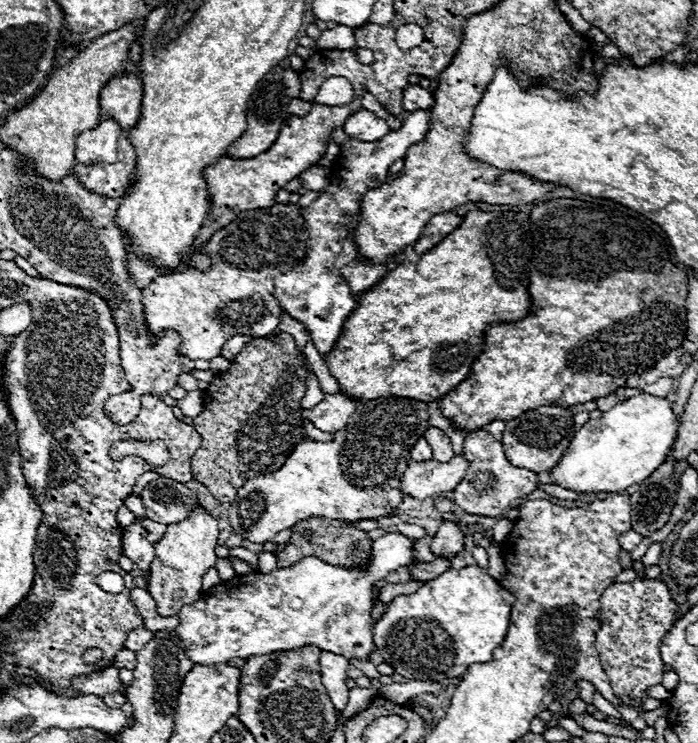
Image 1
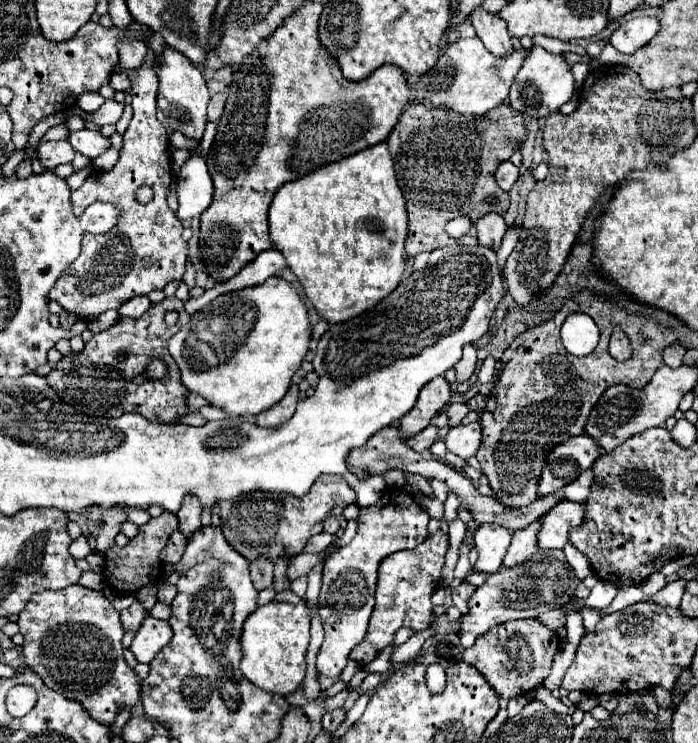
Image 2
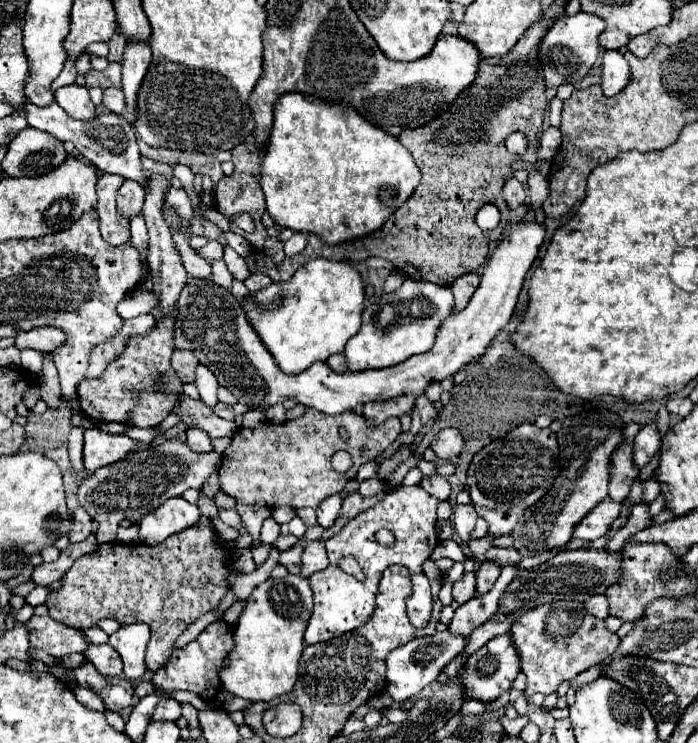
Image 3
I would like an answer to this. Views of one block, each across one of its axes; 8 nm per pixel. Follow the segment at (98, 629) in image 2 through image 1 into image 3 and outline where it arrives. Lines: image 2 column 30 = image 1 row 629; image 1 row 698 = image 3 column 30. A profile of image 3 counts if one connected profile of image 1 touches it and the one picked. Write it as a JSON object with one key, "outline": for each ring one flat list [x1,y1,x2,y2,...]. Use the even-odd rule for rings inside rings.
{"outline":[[32,616,26,624,30,644,34,648,46,650,54,658,62,658,62,654,72,654,88,648,88,642,76,628,68,628,50,616]]}

